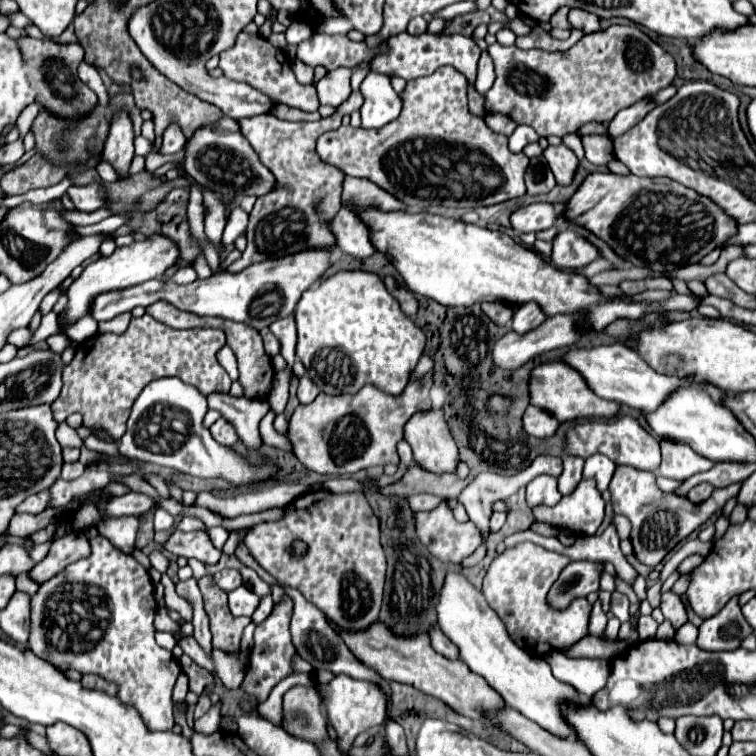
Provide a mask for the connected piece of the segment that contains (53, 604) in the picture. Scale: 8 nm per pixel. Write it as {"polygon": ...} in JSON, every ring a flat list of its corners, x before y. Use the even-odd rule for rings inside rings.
{"polygon":[[96,536,96,538,90,538,90,544,92,544,92,554,88,556,88,558,82,558,82,560,78,560,78,562,74,562,72,566,68,566,66,570,62,570,60,574,56,574,54,578,50,578,48,582,44,582,42,586,40,586,40,590,32,596,32,630,30,630,30,650,38,656,38,658,42,658,42,660,46,660,46,662,50,662,50,664,54,664,54,666,58,666,58,668,74,668,74,670,78,670,78,672,82,672,82,674,96,674,96,676,100,676,100,678,106,678,106,682,112,682,112,684,116,684,116,686,120,686,120,688,128,688,128,686,132,686,132,700,124,700,124,702,132,702,132,706,138,710,138,714,142,716,142,720,146,722,146,728,148,730,156,730,156,732,166,732,166,730,172,730,172,726,176,724,174,722,174,702,172,702,172,690,174,690,174,684,176,684,176,678,178,678,178,674,180,674,180,664,178,664,178,660,174,660,174,656,168,652,168,650,164,650,164,648,160,648,158,644,156,644,156,640,154,640,154,632,156,632,156,628,154,628,154,614,156,614,156,604,154,604,154,600,152,600,152,592,154,592,154,586,152,586,152,582,150,582,150,576,148,576,148,570,140,564,140,562,136,562,130,554,122,554,122,550,118,550,116,546,110,546,110,542,106,540,106,538,102,538,102,536],[150,588,150,600,146,600,146,590]]}

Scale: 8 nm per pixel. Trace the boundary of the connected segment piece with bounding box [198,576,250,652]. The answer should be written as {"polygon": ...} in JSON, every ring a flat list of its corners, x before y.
{"polygon":[[204,576,198,580,198,586,204,596,204,606,210,618,210,630,214,648,222,648,224,652,238,652,240,650,240,636,250,618,246,616,232,616,228,608,228,598,224,590,214,586,214,578]]}

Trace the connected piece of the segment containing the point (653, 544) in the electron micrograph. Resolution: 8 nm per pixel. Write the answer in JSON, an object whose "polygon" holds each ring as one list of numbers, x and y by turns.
{"polygon":[[616,466,614,478,610,482,614,512,626,516,632,522,630,542,634,546,634,556,642,564,652,566,652,568,678,542,682,542,688,534,692,534,696,528,700,528,714,512,722,510,722,506,730,498,734,498,738,494,738,490,740,490,740,484,732,484,732,486,726,486,726,488,716,488,706,502,700,502,698,506,694,506,694,502,690,502,688,496,678,498,678,494,658,490,654,474,652,472,642,472,634,466]]}

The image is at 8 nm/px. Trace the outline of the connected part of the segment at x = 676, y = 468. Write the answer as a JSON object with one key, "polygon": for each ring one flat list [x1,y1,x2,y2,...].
{"polygon":[[660,440,660,446,662,446,662,464,658,470,660,476,684,480,698,472,706,472,710,470,710,466,714,466,714,462,702,458,700,454,694,454,694,450,682,446,680,442]]}

